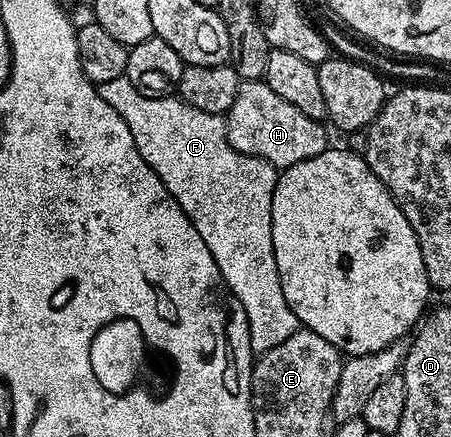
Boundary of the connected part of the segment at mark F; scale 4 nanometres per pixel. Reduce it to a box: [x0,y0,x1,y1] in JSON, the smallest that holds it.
[97,77,300,356]

